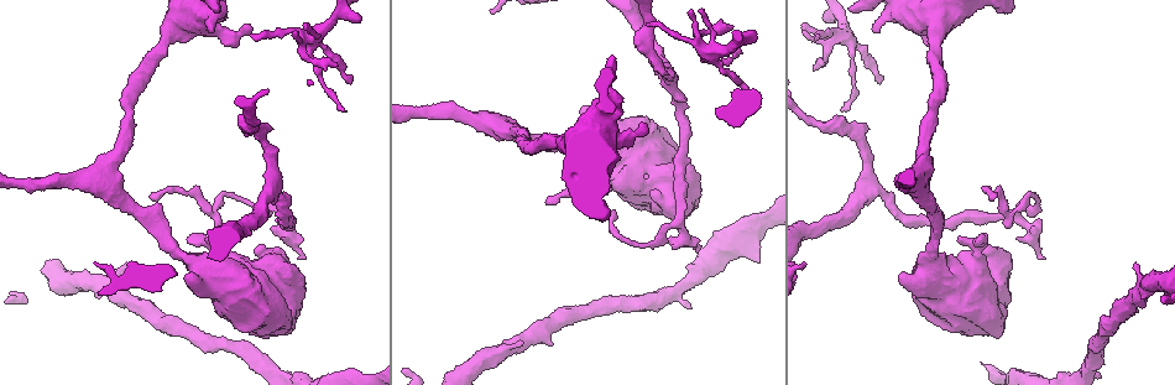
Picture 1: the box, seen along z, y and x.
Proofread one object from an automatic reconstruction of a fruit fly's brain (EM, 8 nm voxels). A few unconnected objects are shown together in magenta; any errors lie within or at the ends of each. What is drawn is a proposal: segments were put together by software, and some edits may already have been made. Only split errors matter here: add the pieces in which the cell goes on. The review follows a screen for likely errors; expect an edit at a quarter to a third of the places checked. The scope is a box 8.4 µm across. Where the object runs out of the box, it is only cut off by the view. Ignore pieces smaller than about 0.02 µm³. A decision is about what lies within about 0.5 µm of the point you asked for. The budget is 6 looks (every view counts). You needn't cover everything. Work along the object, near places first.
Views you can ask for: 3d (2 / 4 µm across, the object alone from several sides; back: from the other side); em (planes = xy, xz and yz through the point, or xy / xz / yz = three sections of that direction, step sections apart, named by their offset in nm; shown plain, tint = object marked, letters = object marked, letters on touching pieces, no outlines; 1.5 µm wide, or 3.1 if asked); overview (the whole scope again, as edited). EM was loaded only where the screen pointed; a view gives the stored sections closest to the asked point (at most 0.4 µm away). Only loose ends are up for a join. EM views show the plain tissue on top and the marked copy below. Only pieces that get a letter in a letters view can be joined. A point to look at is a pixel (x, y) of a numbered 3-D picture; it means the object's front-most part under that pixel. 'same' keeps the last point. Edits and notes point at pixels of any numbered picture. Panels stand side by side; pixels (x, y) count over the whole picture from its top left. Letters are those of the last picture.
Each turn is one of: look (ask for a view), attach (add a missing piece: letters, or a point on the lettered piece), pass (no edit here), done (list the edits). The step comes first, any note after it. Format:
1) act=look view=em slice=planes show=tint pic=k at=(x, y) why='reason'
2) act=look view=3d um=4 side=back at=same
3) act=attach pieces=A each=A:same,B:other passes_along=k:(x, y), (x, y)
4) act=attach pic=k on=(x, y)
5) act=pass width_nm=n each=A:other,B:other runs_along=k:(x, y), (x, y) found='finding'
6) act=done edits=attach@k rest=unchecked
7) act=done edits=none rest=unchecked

act=look view=3d um=4 pic=1 at=(958, 239) why='branch stops here'

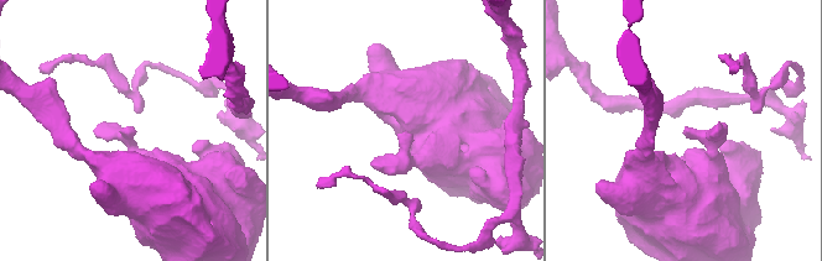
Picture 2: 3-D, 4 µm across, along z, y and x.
act=look view=em slice=xy step=4 show=letters pic=2 at=(405, 132) why='now the EM'

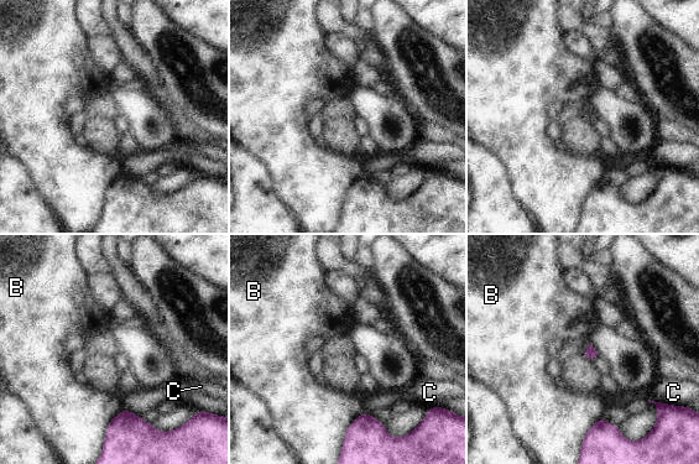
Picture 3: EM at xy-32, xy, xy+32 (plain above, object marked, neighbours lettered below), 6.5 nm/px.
act=look view=em slice=planes show=letters at=same

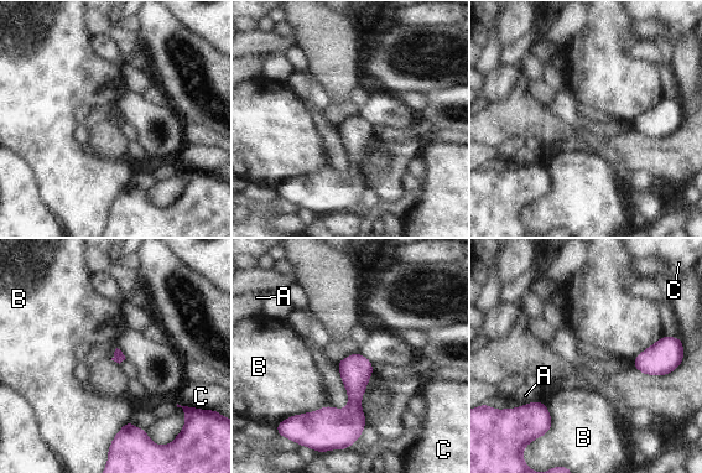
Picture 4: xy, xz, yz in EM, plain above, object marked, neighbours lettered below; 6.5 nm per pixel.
act=pass each=A:other,B:other,C:other border=4:(373, 374), (360, 401), (365, 424) found='none of them fits'

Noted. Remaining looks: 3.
act=look view=3d um=2 pic=1 at=(992, 199) why='free end'

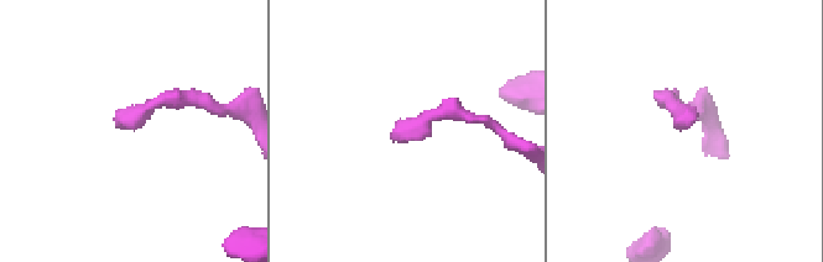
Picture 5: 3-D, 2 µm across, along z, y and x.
act=look view=em slice=xy step=8 show=tint pic=5 at=(688, 125)

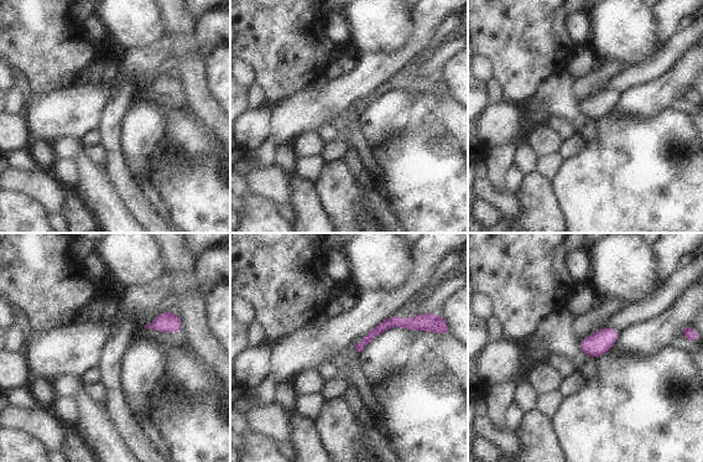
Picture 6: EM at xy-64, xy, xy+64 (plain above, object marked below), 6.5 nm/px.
act=look view=em slice=planes show=letters at=same

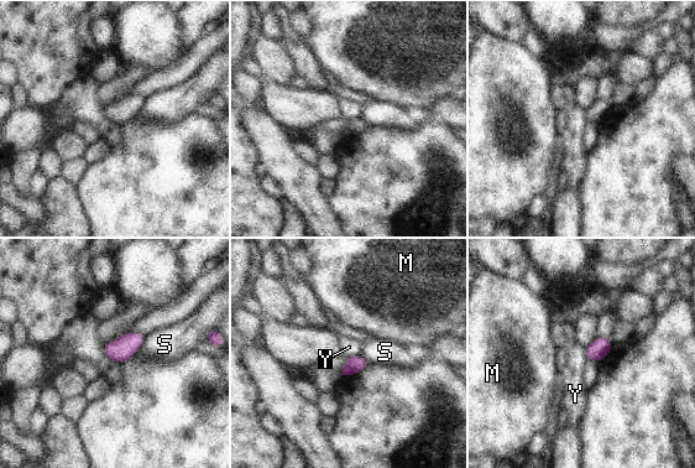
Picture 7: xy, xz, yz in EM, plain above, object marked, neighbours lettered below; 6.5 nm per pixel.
act=pass width_nm=110 each=M:other,S:other,Y:other border=7:(360, 353), (346, 357) found='no lettered piece goes on from it'

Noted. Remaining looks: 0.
act=done edits=none rest=unchecked

